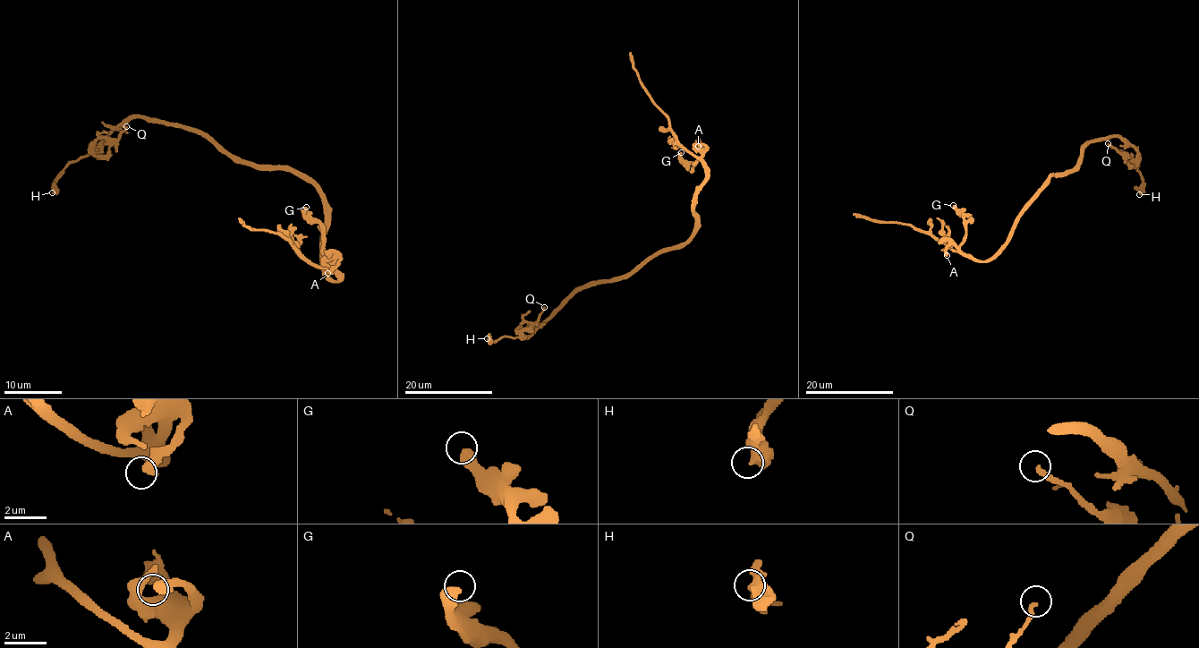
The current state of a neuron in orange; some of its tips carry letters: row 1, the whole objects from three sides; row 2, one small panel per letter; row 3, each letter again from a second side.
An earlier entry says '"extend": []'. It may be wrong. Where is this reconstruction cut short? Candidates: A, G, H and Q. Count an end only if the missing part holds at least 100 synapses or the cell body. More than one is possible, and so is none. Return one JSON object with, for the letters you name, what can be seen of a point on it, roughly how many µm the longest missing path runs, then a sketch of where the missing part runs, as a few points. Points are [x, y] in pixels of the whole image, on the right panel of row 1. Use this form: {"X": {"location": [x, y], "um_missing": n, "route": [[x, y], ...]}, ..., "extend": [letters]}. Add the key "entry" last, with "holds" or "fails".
{"extend": [], "entry": "holds"}

